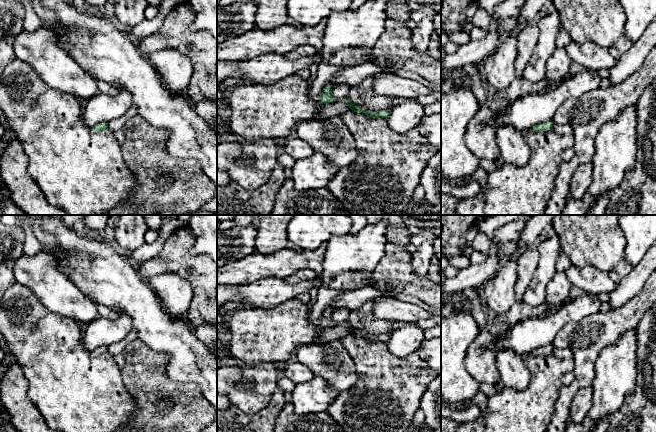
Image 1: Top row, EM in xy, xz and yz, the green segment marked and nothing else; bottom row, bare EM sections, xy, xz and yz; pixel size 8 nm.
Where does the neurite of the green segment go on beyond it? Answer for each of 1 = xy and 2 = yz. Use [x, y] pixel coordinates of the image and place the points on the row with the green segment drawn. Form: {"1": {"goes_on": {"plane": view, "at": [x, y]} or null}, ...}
{"1": {"goes_on": null}, "2": {"goes_on": null}}

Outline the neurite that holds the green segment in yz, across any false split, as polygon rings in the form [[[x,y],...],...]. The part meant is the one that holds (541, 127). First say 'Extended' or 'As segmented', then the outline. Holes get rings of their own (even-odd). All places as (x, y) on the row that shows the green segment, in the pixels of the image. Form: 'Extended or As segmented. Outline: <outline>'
As segmented. Outline: [[[547,121],[545,123],[539,123],[535,126],[533,126],[530,131],[534,131],[534,132],[545,132],[545,131],[549,131],[553,128],[554,126],[554,122],[553,121]]]

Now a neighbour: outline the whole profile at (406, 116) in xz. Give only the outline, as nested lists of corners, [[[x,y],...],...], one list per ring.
[[[414,99],[394,105],[387,118],[389,127],[398,133],[407,133],[416,129],[421,119],[425,116],[424,108]]]

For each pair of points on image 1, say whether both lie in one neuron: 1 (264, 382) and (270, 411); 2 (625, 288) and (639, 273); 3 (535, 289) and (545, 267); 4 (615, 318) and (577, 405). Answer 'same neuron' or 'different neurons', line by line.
1: different neurons
2: same neuron
3: same neuron
4: different neurons

